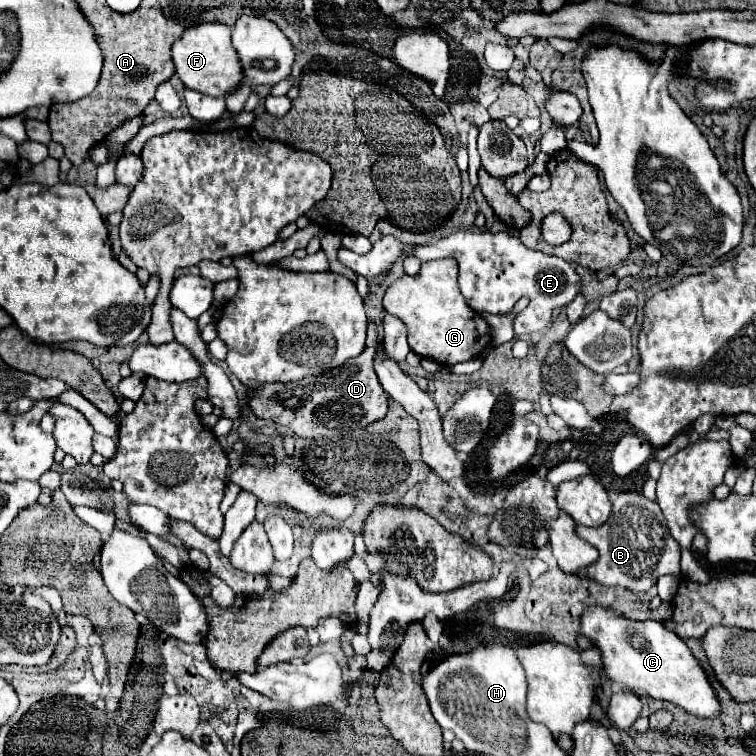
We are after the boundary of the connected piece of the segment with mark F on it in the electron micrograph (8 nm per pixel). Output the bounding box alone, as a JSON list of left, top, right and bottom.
[172,22,244,96]

